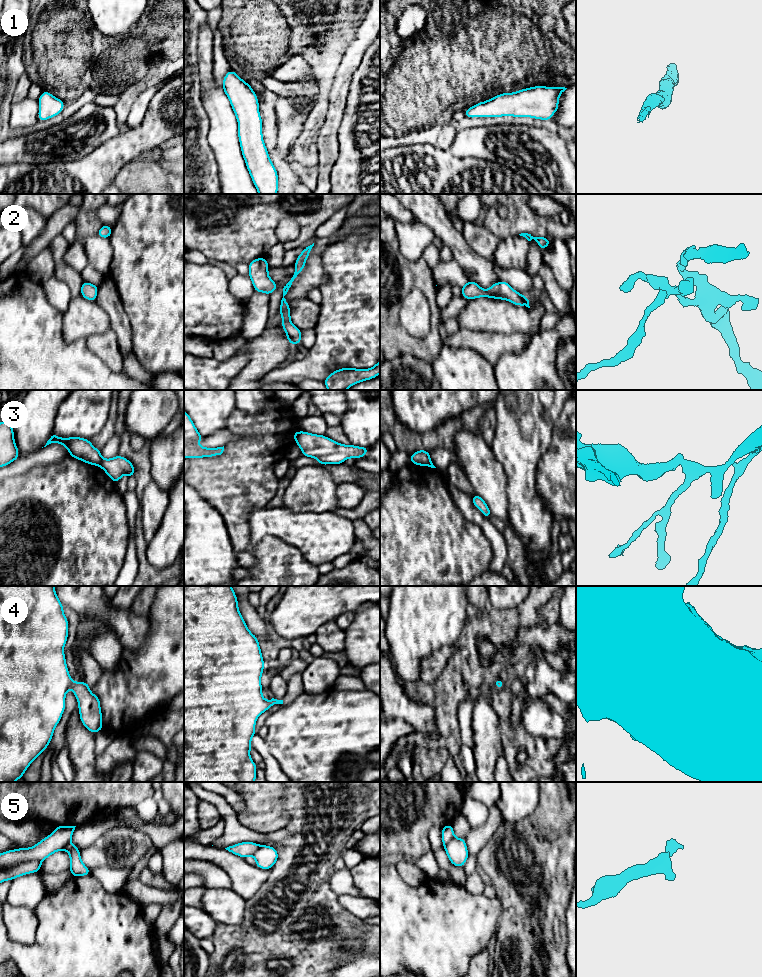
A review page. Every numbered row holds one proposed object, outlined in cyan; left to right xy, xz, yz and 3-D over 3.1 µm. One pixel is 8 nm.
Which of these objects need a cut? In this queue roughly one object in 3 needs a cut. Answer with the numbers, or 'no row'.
3

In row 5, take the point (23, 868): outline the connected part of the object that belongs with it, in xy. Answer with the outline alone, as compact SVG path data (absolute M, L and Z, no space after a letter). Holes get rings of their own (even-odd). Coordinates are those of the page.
M57 826L49 836L42 839L31 848L18 848L0 853L0 883L6 880L12 881L14 878L25 874L40 872L41 862L51 854L62 849L67 851L70 855L69 871L73 877L89 875L91 870L83 864L80 858L80 850L70 842L75 827L76 826Z

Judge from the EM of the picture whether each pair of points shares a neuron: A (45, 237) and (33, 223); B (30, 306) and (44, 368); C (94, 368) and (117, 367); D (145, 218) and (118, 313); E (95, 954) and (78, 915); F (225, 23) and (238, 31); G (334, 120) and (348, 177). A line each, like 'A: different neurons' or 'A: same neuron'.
A: different neurons
B: same neuron
C: different neurons
D: different neurons
E: same neuron
F: same neuron
G: different neurons

